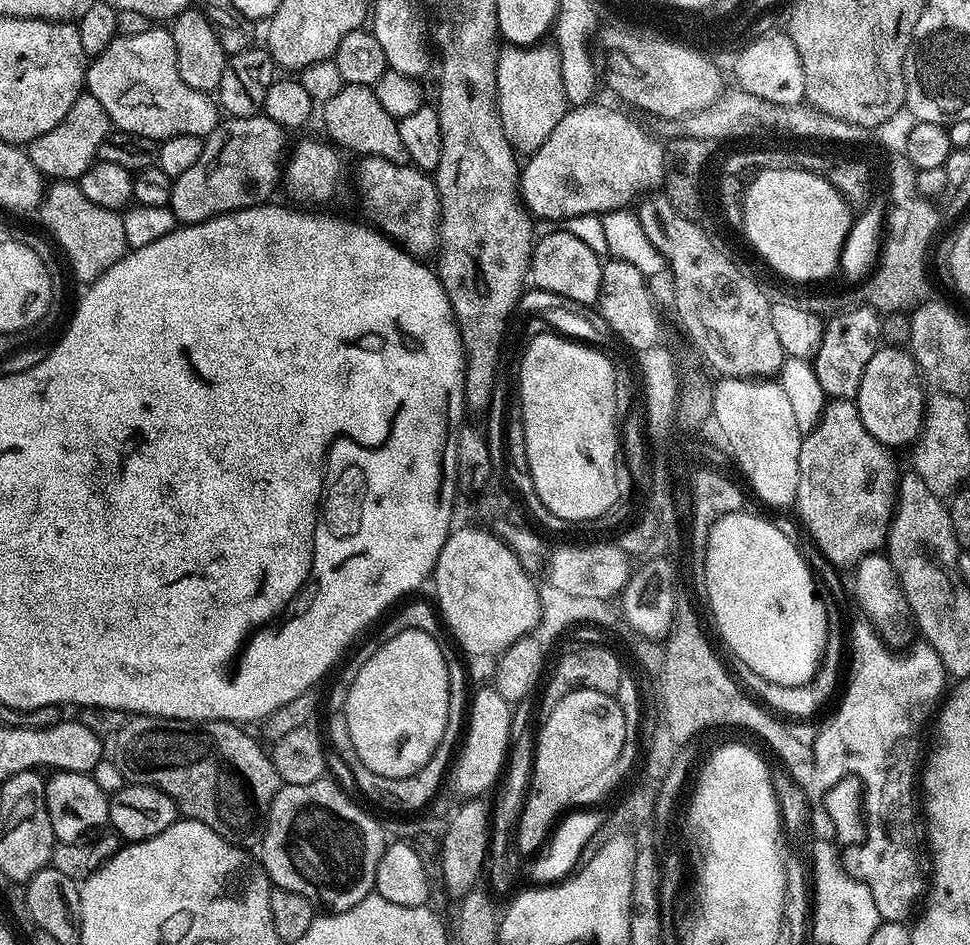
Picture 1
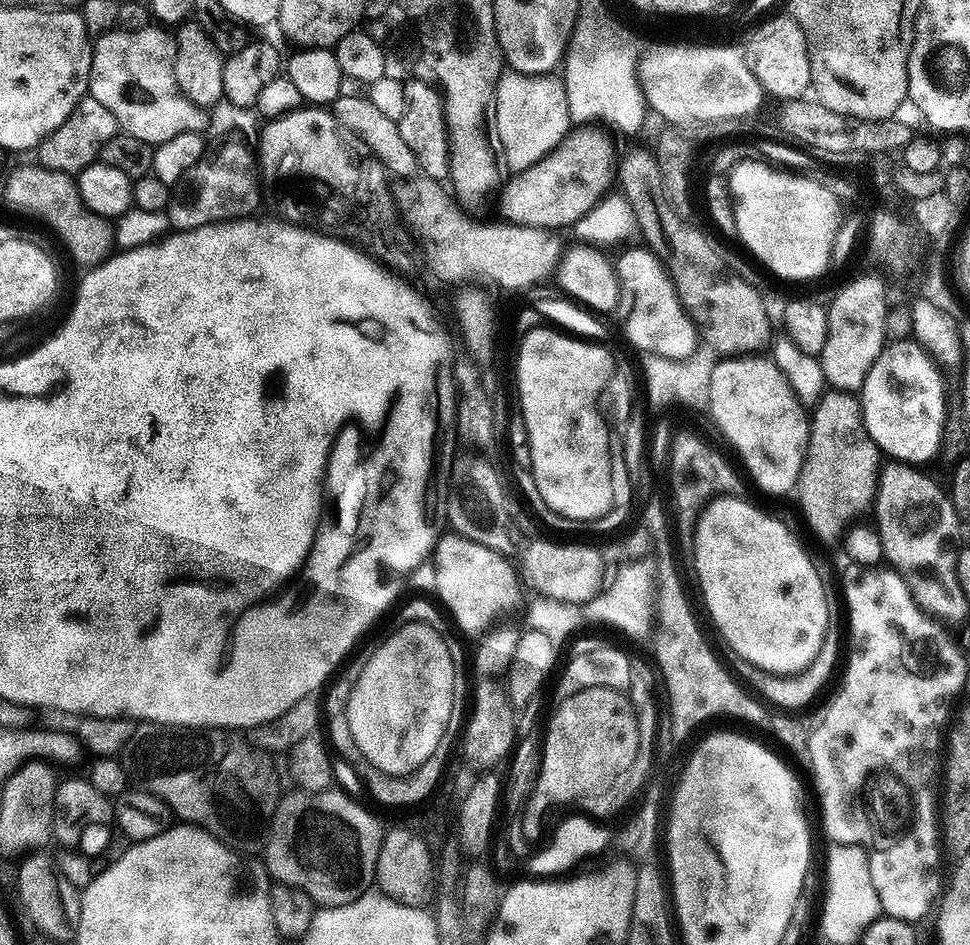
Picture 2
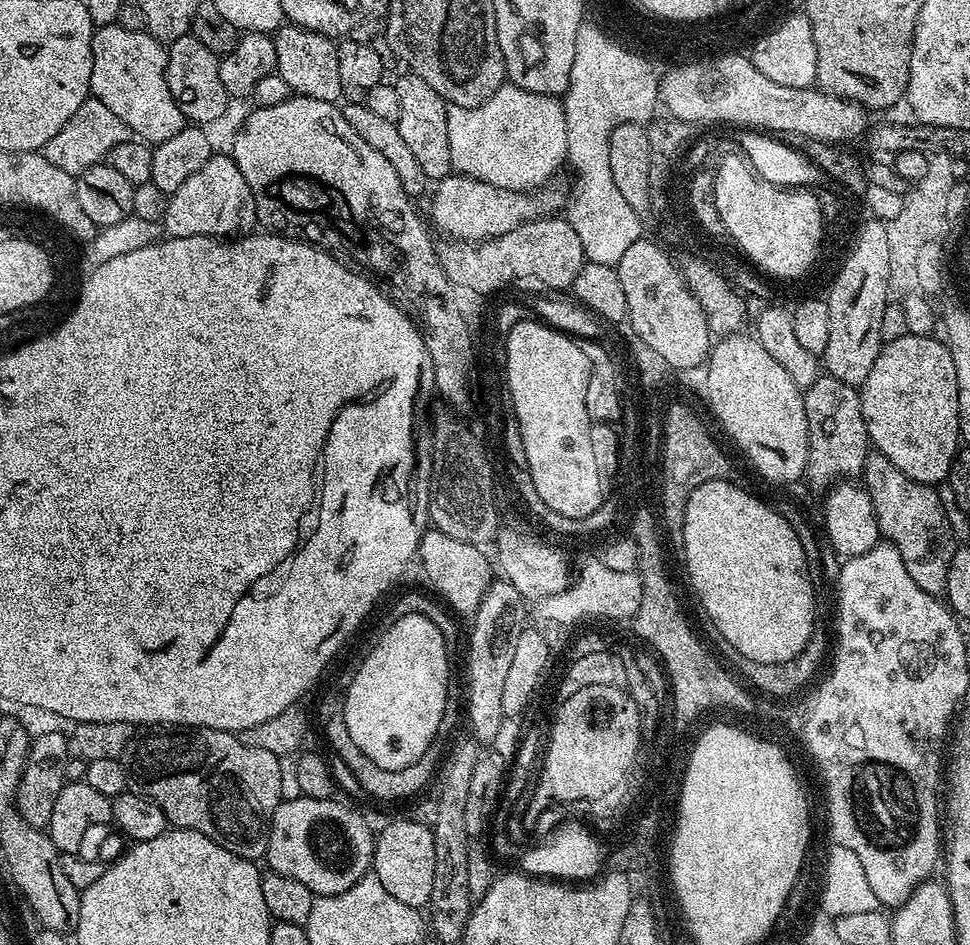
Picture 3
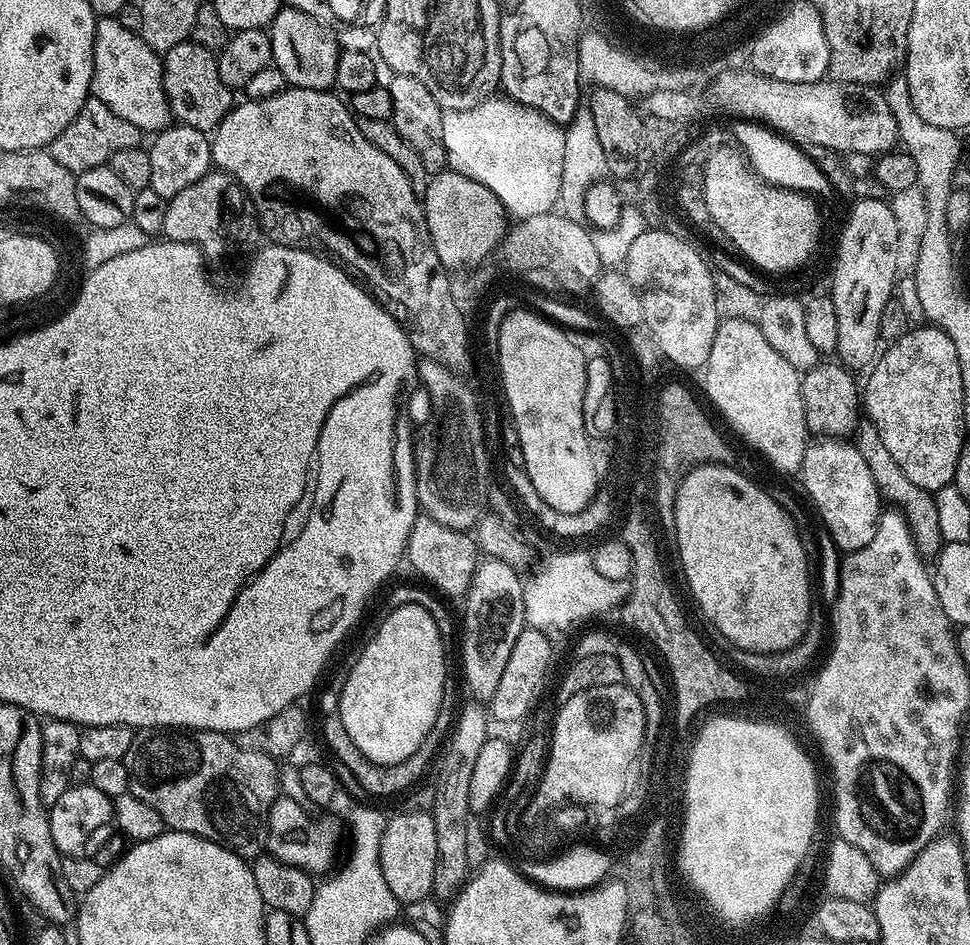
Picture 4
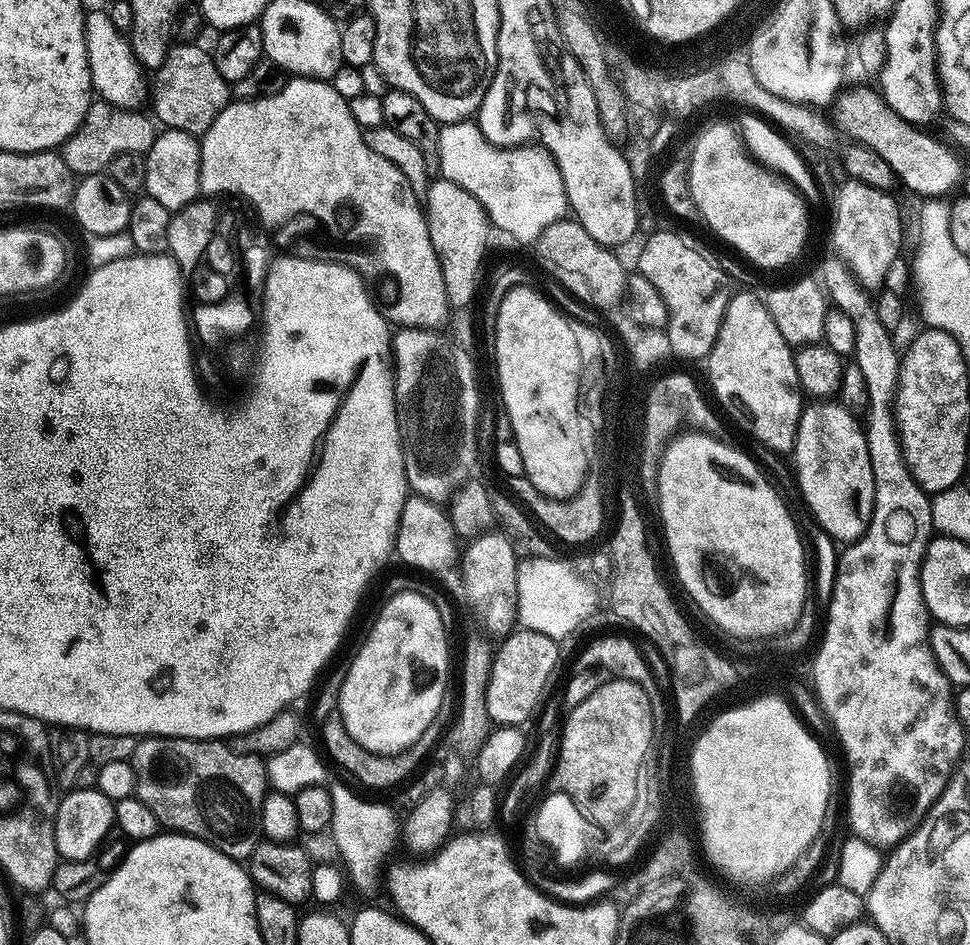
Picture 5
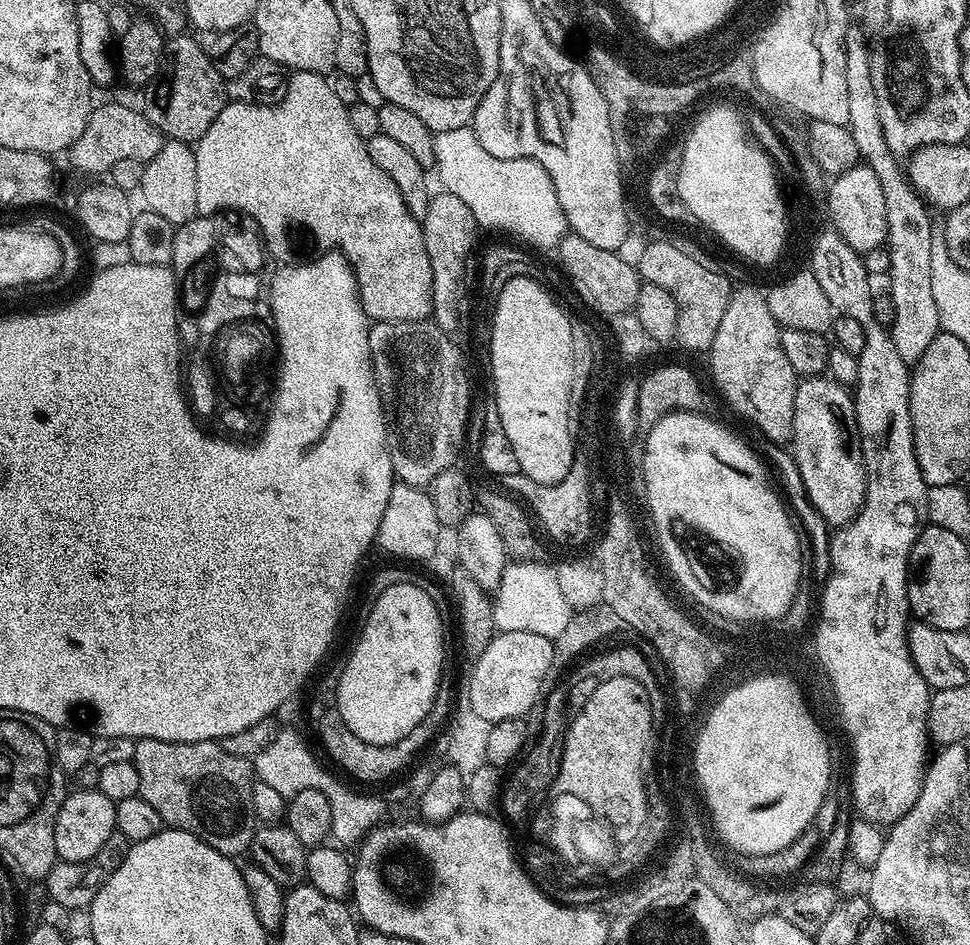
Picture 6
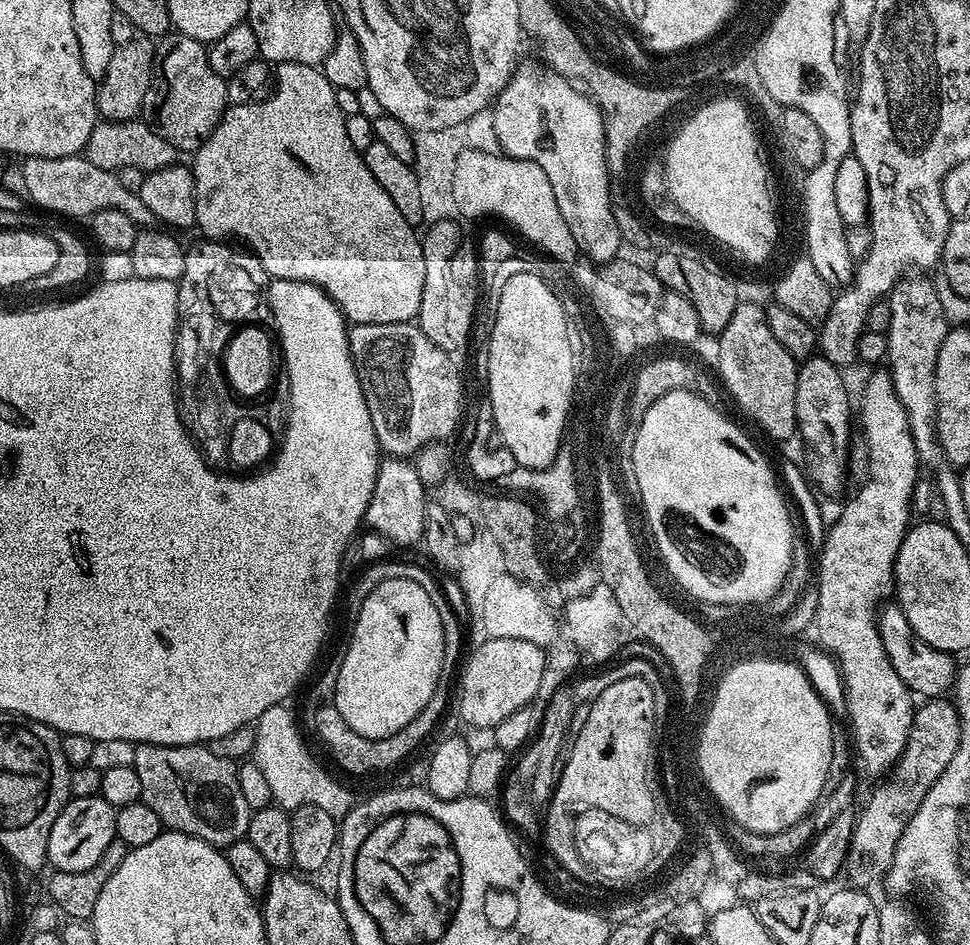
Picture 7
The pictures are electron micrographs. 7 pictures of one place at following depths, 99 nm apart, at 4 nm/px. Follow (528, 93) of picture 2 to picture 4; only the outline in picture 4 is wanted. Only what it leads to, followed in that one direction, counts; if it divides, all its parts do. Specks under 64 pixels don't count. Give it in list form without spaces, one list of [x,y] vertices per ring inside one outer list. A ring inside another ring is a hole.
[[[496,99],[483,100],[473,108],[445,111],[442,142],[446,142],[448,168],[482,182],[500,199],[505,213],[517,221],[553,211],[562,186],[565,129],[517,100]]]

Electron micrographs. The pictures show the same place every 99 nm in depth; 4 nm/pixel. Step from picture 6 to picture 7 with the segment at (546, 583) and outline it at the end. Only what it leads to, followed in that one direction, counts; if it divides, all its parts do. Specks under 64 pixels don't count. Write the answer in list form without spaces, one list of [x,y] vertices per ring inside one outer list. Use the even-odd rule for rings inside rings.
[[[481,531],[475,533],[461,545],[459,552],[460,566],[457,573],[466,606],[473,612],[474,634],[477,641],[519,638],[539,646],[541,642],[548,642],[552,638],[552,624],[536,594],[526,586],[516,584],[514,580],[510,580],[508,572],[500,570],[499,548],[492,540],[492,535]]]

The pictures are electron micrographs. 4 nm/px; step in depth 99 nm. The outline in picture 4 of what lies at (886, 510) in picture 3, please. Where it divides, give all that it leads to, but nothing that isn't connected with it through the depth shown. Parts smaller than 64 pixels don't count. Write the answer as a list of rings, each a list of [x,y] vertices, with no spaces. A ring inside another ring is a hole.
[[[870,422],[861,423],[855,433],[854,443],[862,454],[862,458],[866,458],[866,466],[870,466],[870,474],[878,486],[881,497],[887,503],[888,500],[892,503],[889,505],[898,506],[899,511],[903,512],[921,557],[935,557],[942,547],[942,539],[939,532],[938,507],[935,506],[933,493],[914,486],[914,482],[910,482],[910,478],[906,478],[906,474],[902,474],[902,466],[898,466],[898,462],[894,462],[894,458],[890,458],[890,450],[886,450],[886,446],[882,446],[878,430]]]

